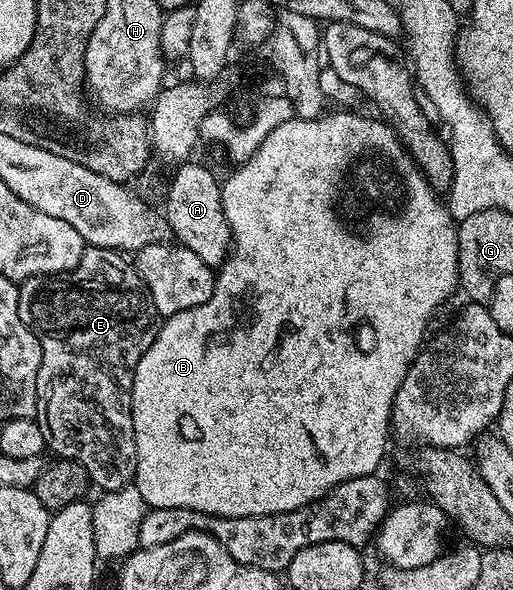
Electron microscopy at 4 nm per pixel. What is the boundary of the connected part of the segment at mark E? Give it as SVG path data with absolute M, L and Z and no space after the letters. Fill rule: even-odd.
M85 248L78 267L69 273L52 273L48 277L27 277L19 282L18 315L22 315L22 323L38 339L42 347L42 363L36 380L36 417L44 427L44 443L47 452L66 461L76 461L86 467L89 482L96 485L104 493L113 493L119 489L127 489L136 479L136 440L134 439L134 419L132 418L132 388L134 387L134 371L138 367L138 359L146 355L150 343L154 343L158 328L158 314L148 297L144 287L144 280L138 276L135 268L123 261L119 252L110 249Z

